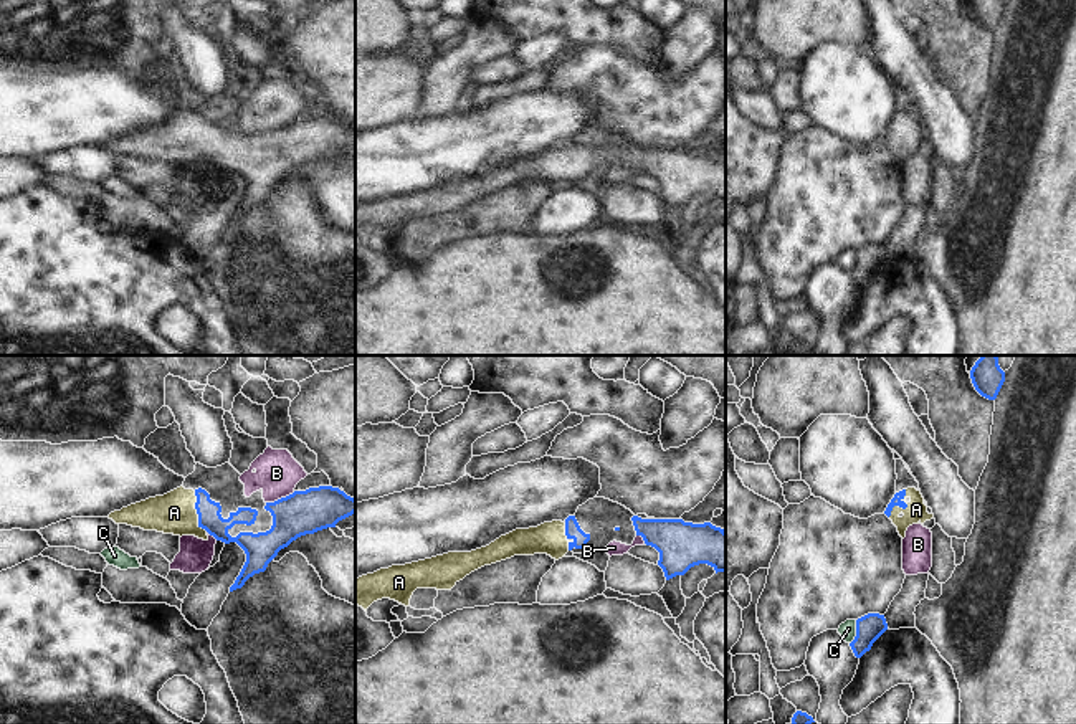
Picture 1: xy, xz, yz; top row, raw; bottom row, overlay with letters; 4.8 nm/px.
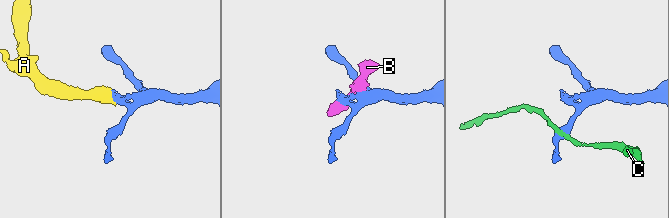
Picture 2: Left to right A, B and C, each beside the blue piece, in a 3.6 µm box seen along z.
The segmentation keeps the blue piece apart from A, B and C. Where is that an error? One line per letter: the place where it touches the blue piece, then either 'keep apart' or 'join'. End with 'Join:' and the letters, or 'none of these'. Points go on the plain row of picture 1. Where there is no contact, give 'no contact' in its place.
A: contact xy (197, 142); join
B: contact xy (281, 128); keep apart
C: contact yz (856, 261); keep apart
Join: A

